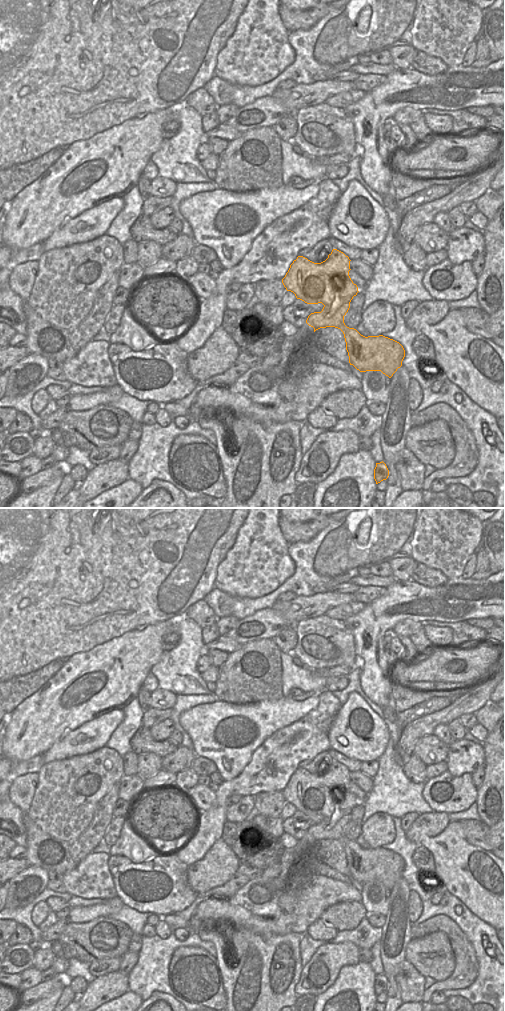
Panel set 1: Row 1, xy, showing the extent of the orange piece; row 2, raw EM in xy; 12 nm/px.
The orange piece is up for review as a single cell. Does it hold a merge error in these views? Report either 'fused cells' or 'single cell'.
fused cells

